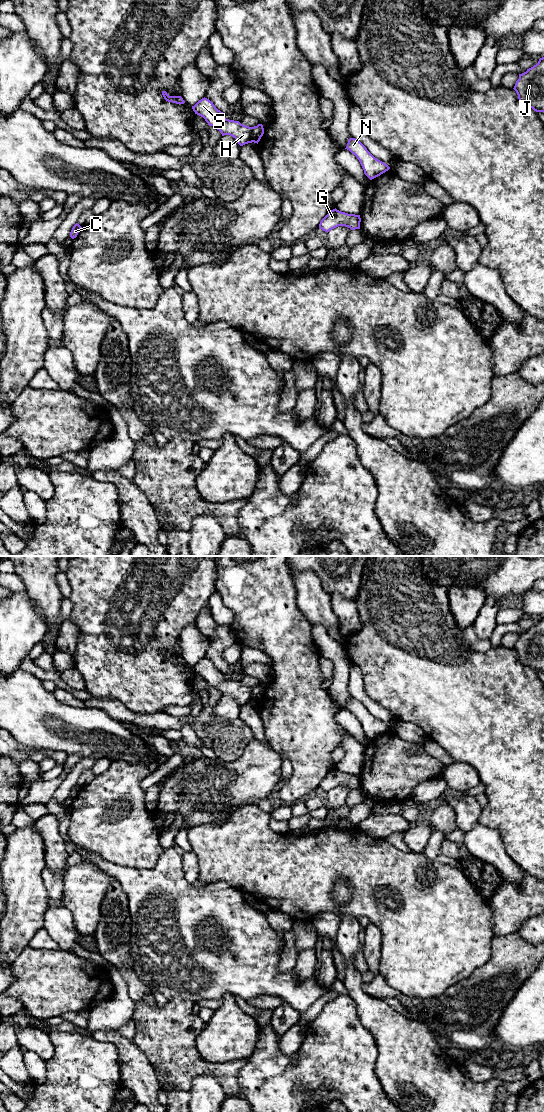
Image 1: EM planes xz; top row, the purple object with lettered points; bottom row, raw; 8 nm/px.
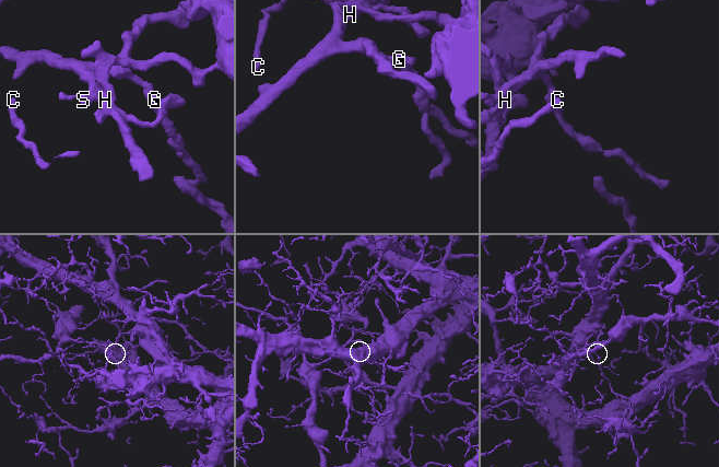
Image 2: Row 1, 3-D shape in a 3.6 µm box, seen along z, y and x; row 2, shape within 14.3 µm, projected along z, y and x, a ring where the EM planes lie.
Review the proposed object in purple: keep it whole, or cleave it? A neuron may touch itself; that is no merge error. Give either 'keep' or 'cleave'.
cleave

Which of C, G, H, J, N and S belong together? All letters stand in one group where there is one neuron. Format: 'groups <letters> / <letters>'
groups C G H N S / J

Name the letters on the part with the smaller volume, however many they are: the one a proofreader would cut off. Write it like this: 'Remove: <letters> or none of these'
Remove: C, G, H, N, S

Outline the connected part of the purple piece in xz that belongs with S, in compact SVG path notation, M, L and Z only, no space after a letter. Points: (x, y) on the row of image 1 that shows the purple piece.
M202 98L192 106L195 114L203 117L209 126L215 127L224 135L230 135L236 139L240 146L252 143L252 127L241 124L239 121L225 118L223 112L218 110L213 102Z

